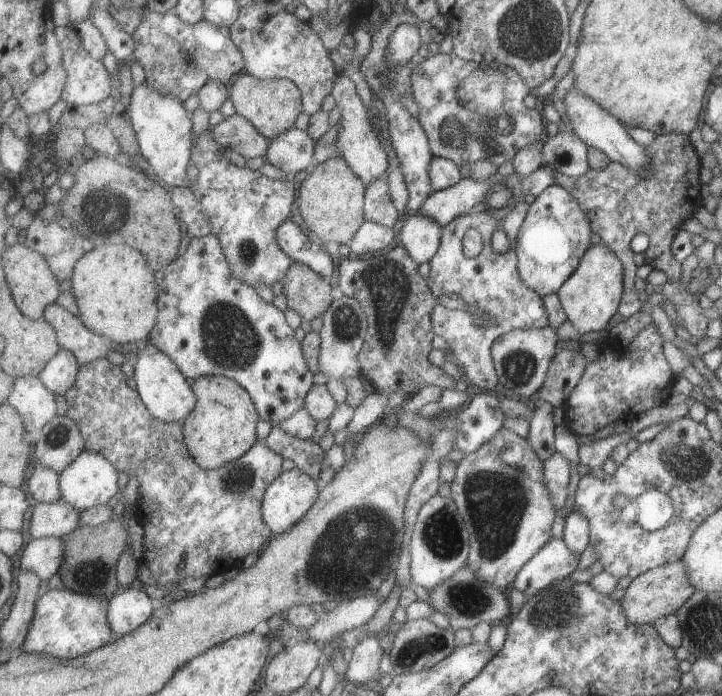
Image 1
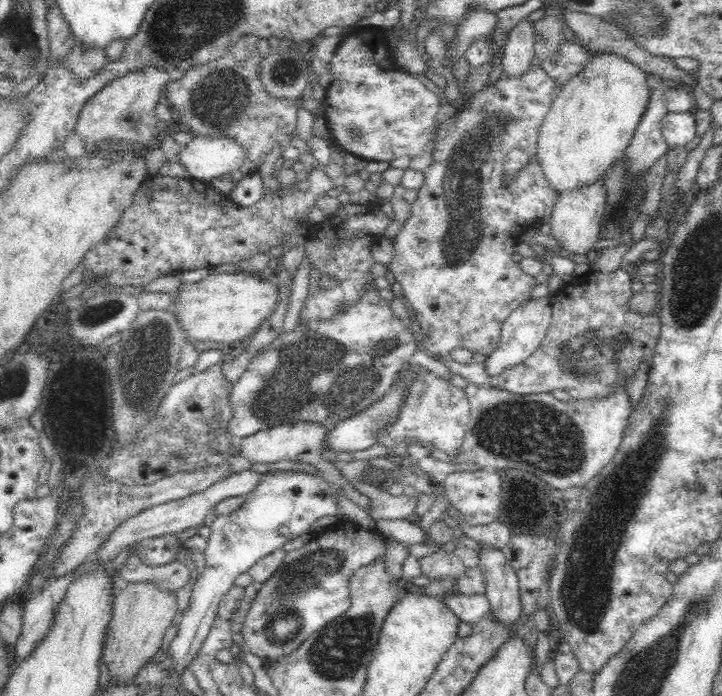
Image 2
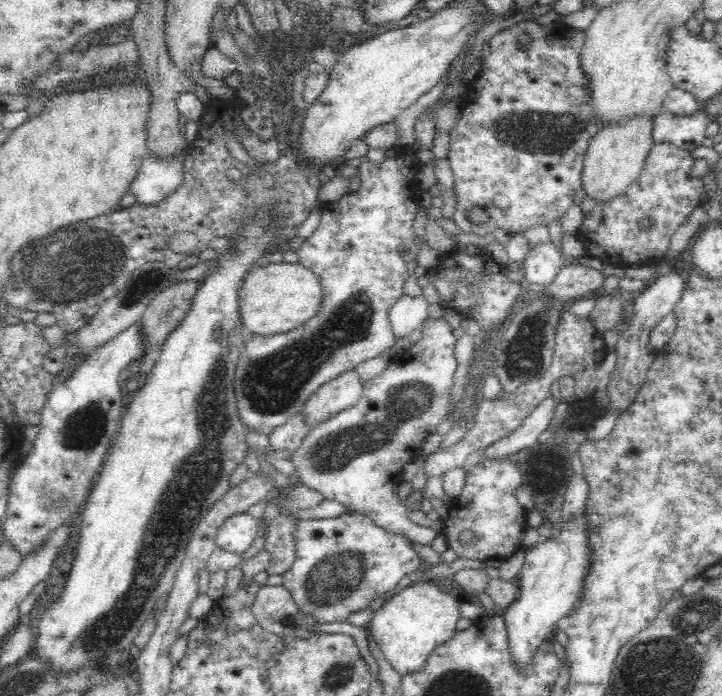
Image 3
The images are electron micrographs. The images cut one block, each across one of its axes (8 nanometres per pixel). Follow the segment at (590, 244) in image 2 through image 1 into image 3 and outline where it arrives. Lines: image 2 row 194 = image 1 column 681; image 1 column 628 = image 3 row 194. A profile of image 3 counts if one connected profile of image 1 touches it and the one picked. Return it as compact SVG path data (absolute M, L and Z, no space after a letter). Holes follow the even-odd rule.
M637 116L621 123L608 123L590 140L580 172L580 190L596 204L607 203L620 196L640 174L653 145L652 117Z

